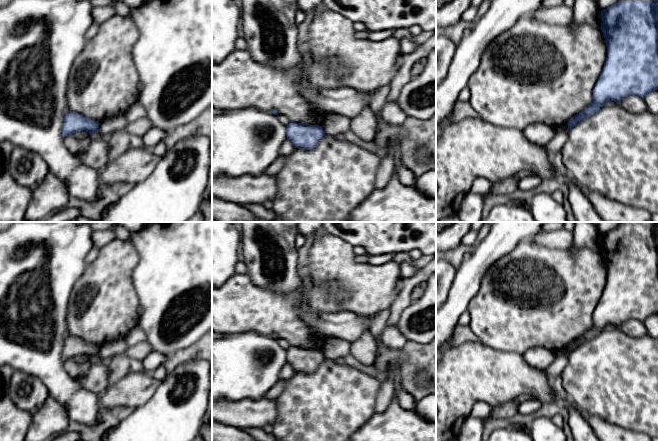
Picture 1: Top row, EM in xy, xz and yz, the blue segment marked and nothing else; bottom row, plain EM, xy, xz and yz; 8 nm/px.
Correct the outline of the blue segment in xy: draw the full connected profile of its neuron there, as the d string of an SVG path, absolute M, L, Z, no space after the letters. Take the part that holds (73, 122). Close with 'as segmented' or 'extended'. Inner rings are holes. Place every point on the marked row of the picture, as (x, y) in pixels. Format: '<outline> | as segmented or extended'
M67 111L62 125L63 138L78 131L87 131L91 134L99 132L98 121L87 118L81 114Z | as segmented

